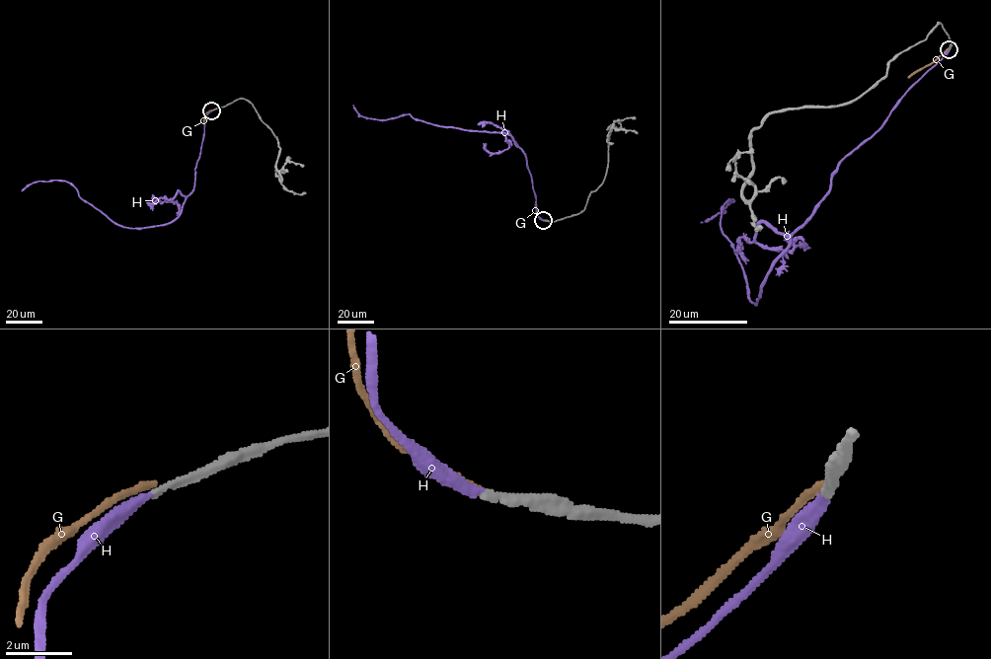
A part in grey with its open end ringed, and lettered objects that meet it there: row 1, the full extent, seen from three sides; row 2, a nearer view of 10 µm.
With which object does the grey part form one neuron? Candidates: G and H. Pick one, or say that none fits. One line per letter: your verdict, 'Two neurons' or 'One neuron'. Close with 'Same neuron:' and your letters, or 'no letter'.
G: Two neurons
H: One neuron
Same neuron: H

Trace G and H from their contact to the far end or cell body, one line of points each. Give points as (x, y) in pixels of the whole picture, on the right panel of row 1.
G: (949, 48), (908, 77)
H: (949, 48), (840, 162), (828, 194), (791, 237), (756, 303), (721, 227), (721, 212), (732, 200), (701, 223)

